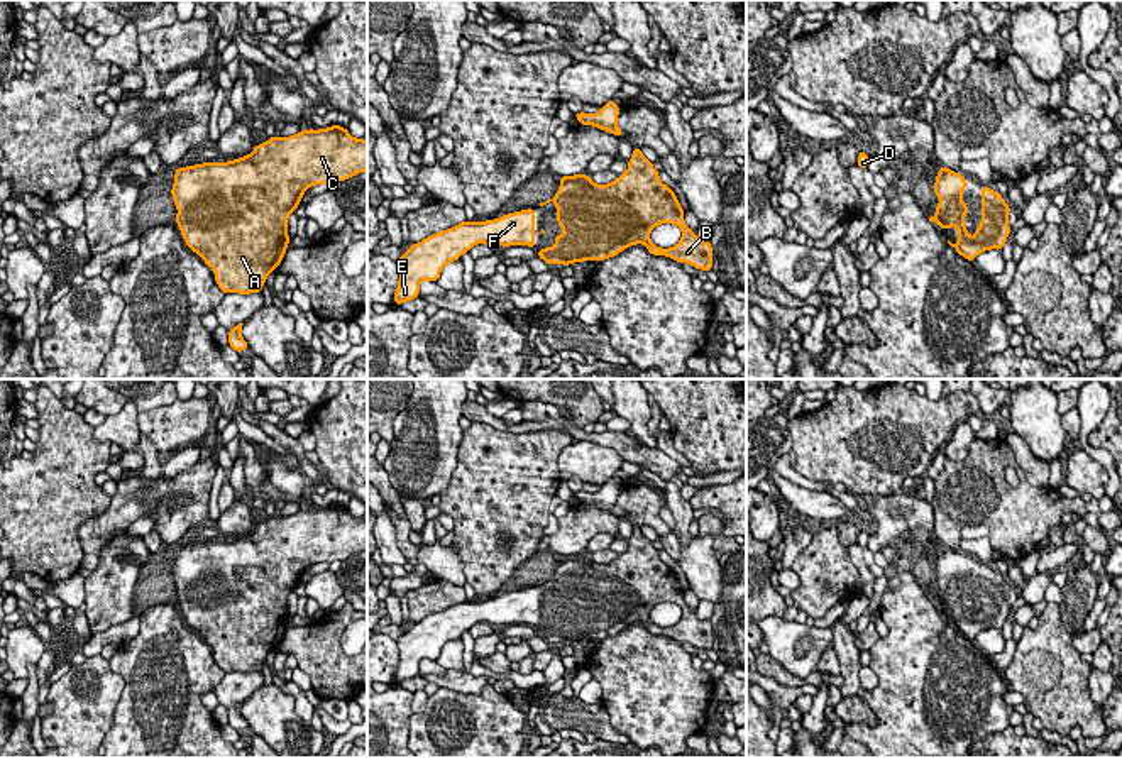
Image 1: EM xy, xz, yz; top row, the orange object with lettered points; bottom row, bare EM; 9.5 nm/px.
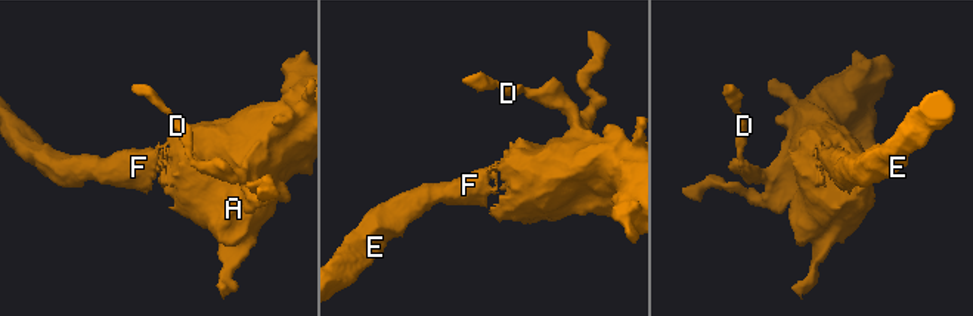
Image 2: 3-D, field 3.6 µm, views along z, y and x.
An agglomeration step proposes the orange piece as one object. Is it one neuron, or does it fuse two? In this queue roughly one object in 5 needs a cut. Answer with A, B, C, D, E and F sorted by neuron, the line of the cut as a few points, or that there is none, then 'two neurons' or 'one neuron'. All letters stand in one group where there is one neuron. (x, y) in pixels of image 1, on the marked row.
A B C D E F; no cut; one neuron

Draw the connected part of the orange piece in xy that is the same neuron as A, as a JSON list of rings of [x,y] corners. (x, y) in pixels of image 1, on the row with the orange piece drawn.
[[[338,124],[320,130],[300,130],[291,137],[271,137],[257,144],[254,151],[228,162],[203,162],[196,166],[176,168],[171,196],[176,200],[179,225],[186,245],[195,250],[215,272],[218,288],[228,293],[262,293],[262,284],[269,272],[281,264],[288,244],[288,217],[296,210],[305,190],[315,184],[344,183],[354,174],[367,171],[367,142],[364,137],[354,139]]]

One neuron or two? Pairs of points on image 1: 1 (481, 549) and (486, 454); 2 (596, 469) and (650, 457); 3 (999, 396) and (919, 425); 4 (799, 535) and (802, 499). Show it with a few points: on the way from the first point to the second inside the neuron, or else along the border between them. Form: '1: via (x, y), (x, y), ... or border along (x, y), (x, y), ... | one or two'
1: via (486, 525), (486, 477) | one
2: border along (586, 440), (606, 445), (623, 459) | two
3: border along (973, 396), (982, 413) | two
4: border along (801, 516), (816, 525) | two

